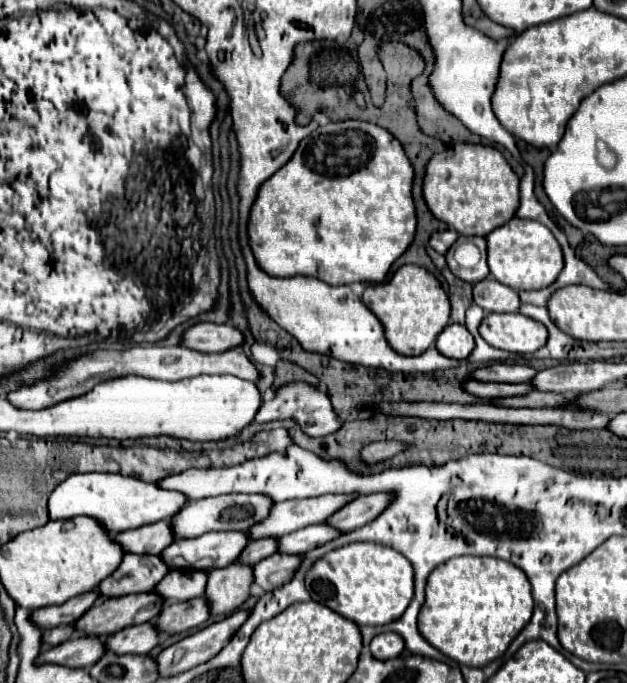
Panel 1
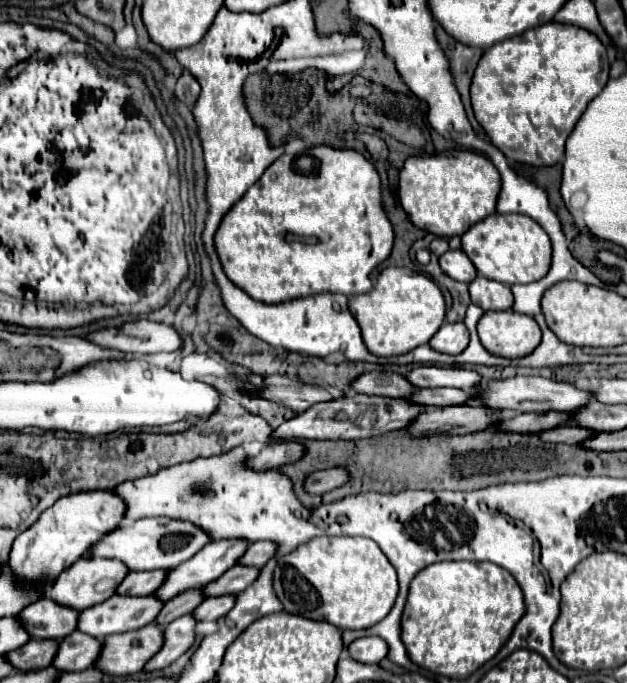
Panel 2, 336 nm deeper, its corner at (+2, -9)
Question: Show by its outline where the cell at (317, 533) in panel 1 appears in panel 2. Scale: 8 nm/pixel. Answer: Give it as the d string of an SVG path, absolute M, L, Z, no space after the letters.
M233 565L229 571L225 571L219 579L215 579L213 583L207 583L201 593L203 597L221 597L221 595L235 595L241 593L245 587L249 587L249 583L253 583L253 579L257 577L259 569L253 567L237 567Z

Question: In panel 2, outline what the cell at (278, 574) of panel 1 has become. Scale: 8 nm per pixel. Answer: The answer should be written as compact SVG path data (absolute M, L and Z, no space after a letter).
M213 597L213 599L205 599L201 605L195 607L193 617L195 621L215 621L221 615L225 615L225 611L229 611L233 607L233 597Z

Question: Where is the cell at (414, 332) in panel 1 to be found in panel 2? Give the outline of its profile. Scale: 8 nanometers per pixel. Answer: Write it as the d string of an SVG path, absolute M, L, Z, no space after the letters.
M385 267L369 293L349 299L349 311L361 327L367 349L377 357L393 357L429 343L445 319L445 299L427 275L407 267Z

